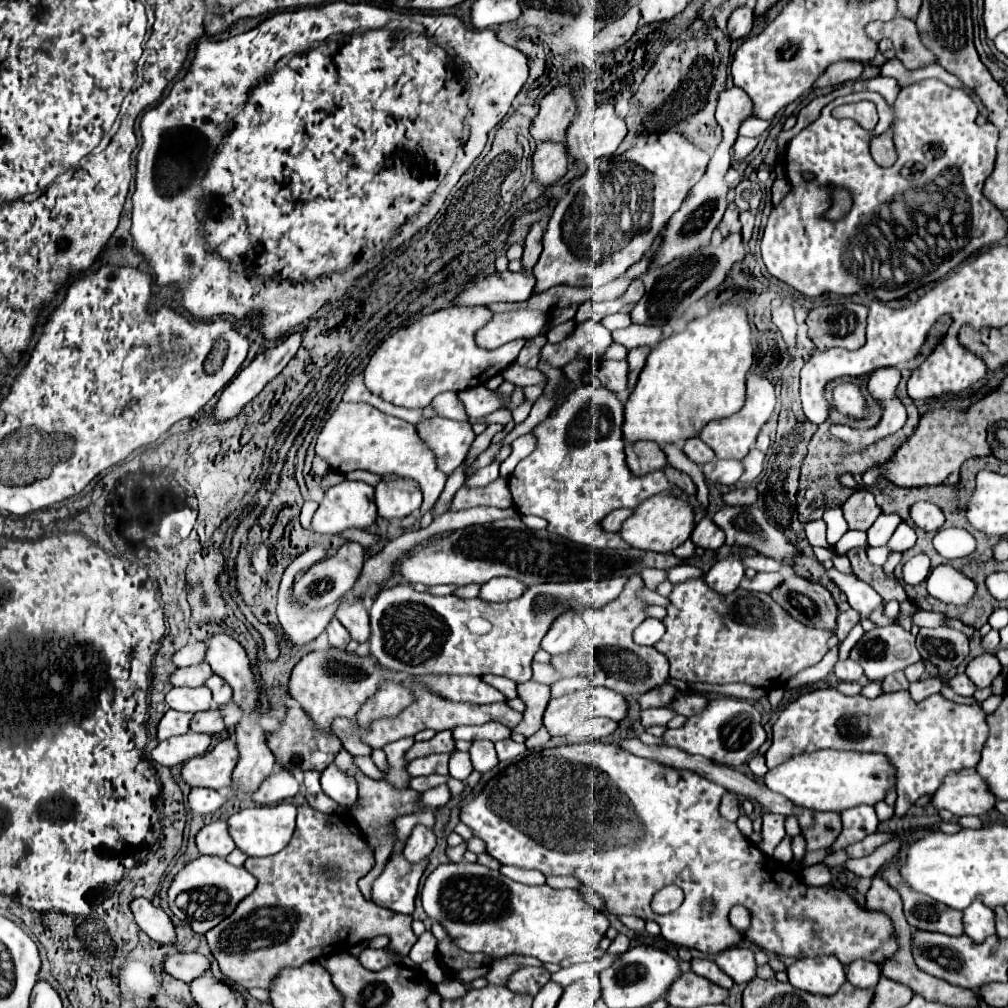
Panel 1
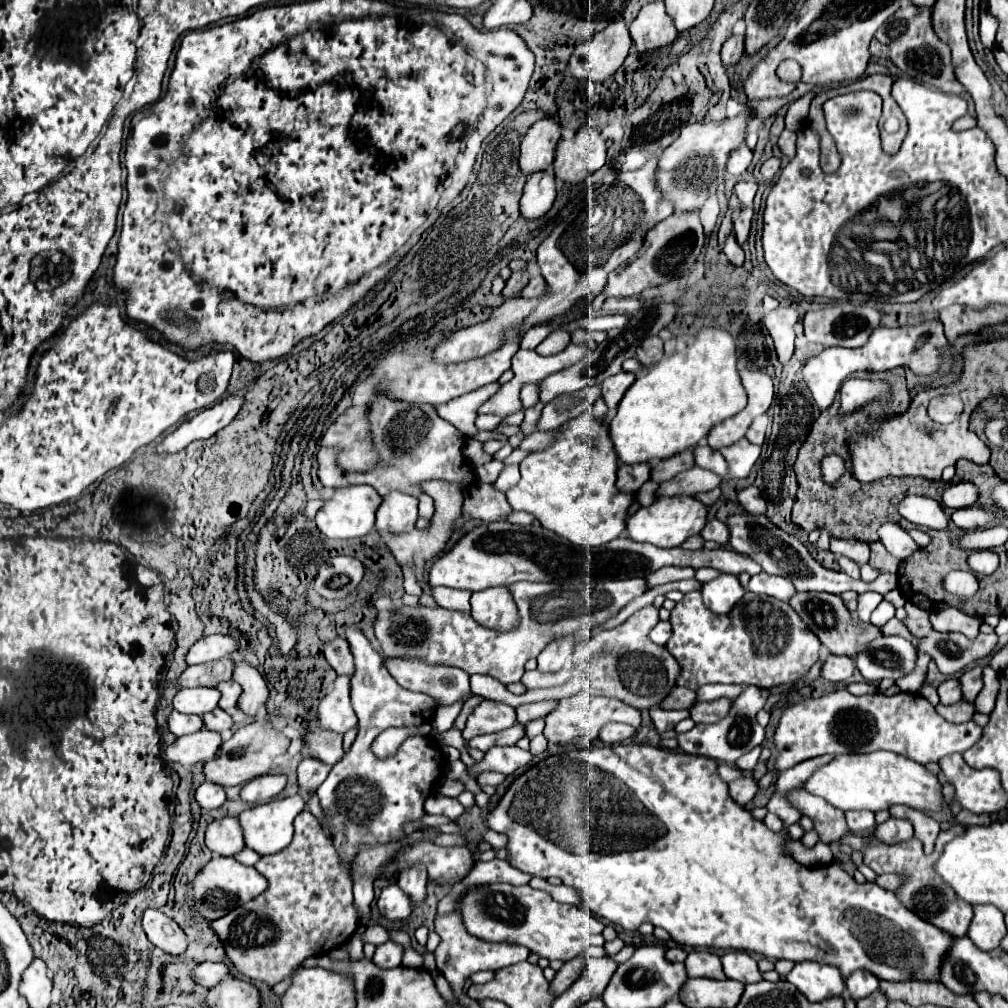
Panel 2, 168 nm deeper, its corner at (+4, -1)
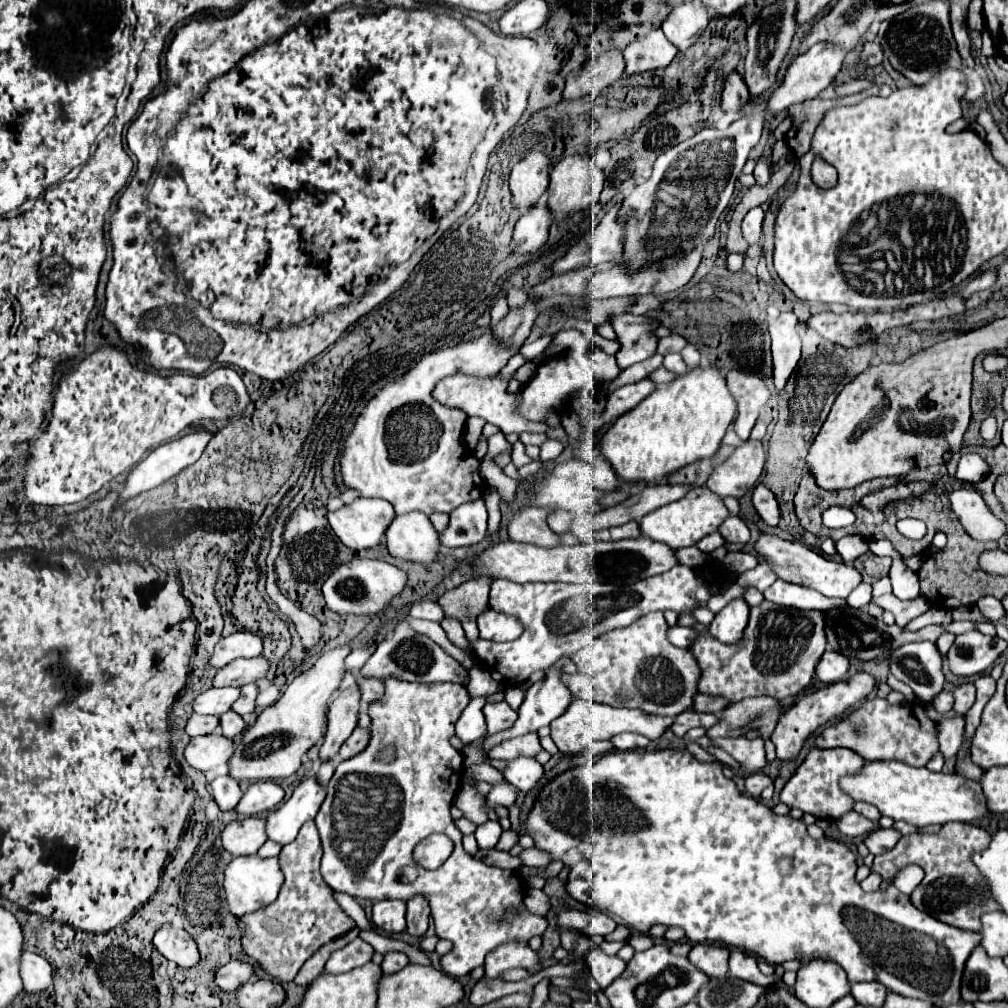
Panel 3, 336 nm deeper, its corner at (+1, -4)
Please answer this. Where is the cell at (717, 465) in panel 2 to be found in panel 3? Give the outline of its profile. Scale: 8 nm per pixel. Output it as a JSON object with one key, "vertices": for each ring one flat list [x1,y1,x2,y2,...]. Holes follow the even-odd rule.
{"vertices":[[749,439,743,449,735,449,733,455,729,455,711,471,707,487,721,497,743,497,745,491,757,483,763,471,763,463,765,451,761,441]]}

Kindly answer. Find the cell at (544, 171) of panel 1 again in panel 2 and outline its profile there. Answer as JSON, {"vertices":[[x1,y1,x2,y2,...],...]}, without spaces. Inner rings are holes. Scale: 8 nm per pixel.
{"vertices":[[550,170,528,176,524,196,520,200,520,216,524,216,526,220,542,218,552,208,554,198,556,198,556,184,554,174]]}

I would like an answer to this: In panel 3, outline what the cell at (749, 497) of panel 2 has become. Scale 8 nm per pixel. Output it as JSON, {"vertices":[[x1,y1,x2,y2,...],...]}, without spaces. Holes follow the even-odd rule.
{"vertices":[[761,483,753,491,753,507,757,509,759,517,767,525,773,525,775,527,779,523,779,505,775,501,775,495,767,487,763,487]]}

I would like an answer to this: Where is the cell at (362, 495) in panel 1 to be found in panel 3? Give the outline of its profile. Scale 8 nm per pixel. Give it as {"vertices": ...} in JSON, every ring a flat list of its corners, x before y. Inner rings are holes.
{"vertices":[[359,497,353,503,327,513,335,535,353,551,379,545,391,517,395,517,393,505,377,497]]}

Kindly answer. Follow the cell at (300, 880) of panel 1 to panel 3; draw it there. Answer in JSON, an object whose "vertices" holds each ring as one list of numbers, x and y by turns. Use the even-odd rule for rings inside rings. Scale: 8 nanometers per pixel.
{"vertices":[[307,821,307,825,301,827,297,839,289,845,283,847,283,851,279,853,279,865,281,865,281,871,285,875,285,881,283,881,283,887,281,887,281,893,279,897,259,909,257,913,249,913,249,915,243,915,239,917,239,929,241,929,241,945,243,945,243,951,245,955,249,955,255,963,261,965,261,969,273,977,275,981,279,983,289,983,295,979,295,975,299,973,301,965,319,949,323,947,325,943,337,939,339,935,355,929,355,921,341,909,341,905,335,901,335,895,333,895,333,889,323,881,321,877,321,871,319,871,319,865,321,865,321,857,323,857,323,847,321,847,321,839,319,839,319,831,315,827,313,821]]}

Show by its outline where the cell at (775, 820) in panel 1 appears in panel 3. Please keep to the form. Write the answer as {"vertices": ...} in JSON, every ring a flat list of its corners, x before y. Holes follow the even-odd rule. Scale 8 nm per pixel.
{"vertices":[[811,749,807,759,799,765,795,775,783,787,779,799,791,809,801,809,803,813,811,813,819,819,841,817,843,813,853,809,853,801,839,789,839,777,855,773,855,769,859,769,859,765,863,763,863,757,849,749]]}

